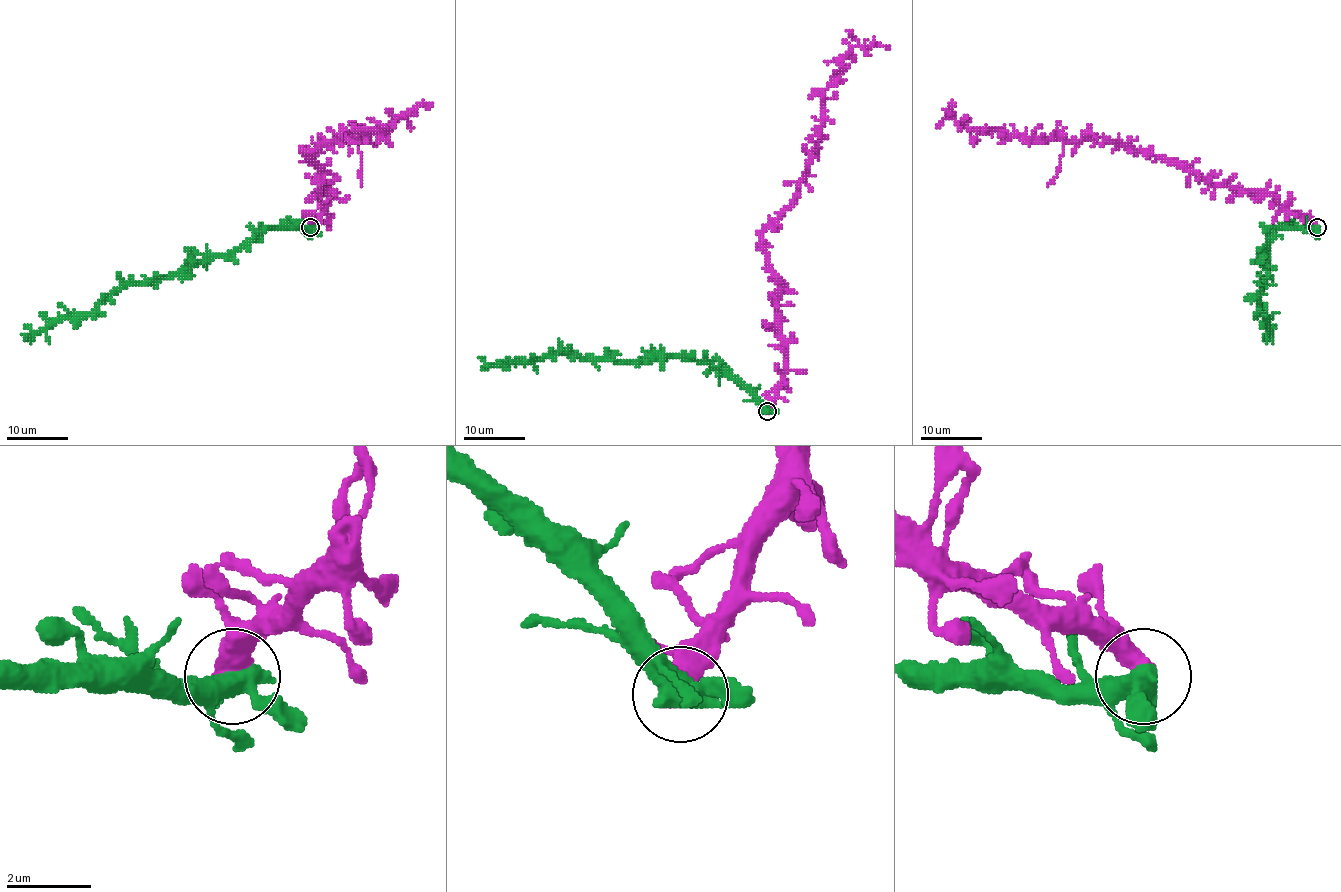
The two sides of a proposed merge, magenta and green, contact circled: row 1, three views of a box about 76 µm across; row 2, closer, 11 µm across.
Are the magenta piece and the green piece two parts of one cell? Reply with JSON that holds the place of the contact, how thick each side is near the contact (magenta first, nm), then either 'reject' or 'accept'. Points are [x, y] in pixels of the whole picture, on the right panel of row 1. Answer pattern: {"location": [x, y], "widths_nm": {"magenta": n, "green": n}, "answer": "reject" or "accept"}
{"location": [1317, 227], "widths_nm": {"magenta": 550, "green": 500}, "answer": "reject"}

